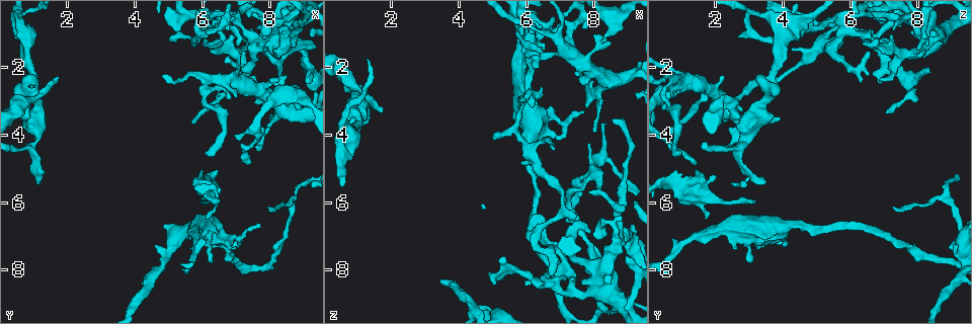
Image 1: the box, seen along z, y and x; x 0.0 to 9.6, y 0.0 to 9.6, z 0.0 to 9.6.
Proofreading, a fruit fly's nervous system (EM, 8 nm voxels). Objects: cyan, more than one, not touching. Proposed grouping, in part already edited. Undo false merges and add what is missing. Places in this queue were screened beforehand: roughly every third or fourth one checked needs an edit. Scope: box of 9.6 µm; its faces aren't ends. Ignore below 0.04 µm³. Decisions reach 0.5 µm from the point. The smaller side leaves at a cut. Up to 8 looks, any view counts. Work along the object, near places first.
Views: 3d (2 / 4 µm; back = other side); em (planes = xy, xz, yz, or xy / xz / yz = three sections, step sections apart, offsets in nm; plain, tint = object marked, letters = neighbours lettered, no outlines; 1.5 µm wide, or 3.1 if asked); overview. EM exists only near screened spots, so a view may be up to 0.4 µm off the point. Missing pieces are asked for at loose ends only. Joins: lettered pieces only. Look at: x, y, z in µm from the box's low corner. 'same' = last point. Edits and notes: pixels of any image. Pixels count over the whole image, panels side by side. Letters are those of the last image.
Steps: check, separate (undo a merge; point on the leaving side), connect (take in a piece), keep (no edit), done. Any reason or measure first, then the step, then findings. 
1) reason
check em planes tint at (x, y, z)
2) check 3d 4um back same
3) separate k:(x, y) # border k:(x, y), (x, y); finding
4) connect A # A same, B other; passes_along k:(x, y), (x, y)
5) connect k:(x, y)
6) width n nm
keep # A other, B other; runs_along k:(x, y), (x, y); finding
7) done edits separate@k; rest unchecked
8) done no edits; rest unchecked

branch stops here
check 3d 4um at (7.75, 6.75, 3.25)

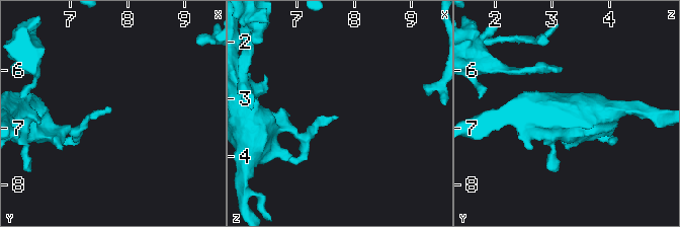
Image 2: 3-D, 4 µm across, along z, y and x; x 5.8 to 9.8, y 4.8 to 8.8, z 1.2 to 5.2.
check em yz step 4 letters at (7.75, 6.70, 3.25)

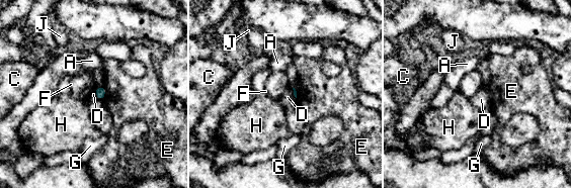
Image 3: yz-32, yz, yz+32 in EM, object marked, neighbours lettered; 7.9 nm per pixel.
cut it another way
check em planes letters same

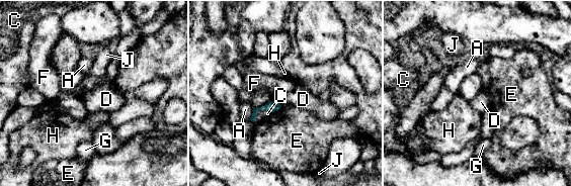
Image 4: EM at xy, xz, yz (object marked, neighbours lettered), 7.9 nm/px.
width 90 nm
keep # A other, C other, D other, E other, F other, G other, H other, J other; border 4:(275, 100), (282, 105); none of them fits

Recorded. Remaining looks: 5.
an open end
check em planes letters at (6.35, 5.25, 2.00)

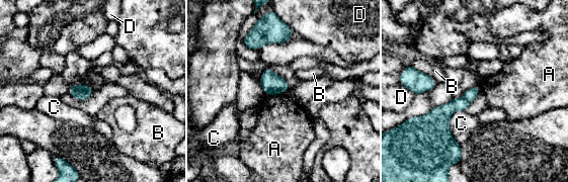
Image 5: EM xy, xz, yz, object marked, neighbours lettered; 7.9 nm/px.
keep # A other, B other, C other, D other; no lettered piece goes on from it

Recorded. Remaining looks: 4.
calibre changes
check em xy step 8 tint at (1.05, 2.90, 3.55)

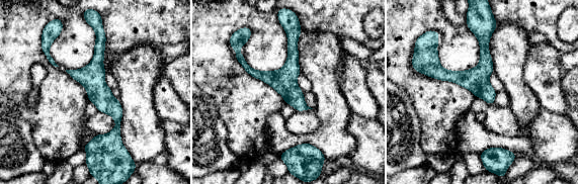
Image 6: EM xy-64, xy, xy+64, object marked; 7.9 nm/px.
see the neighbours
check em xy step 8 letters same

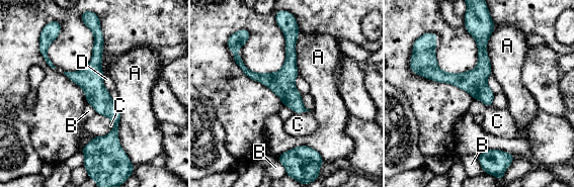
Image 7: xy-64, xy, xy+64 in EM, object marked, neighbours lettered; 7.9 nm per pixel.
keep # A other, B other, C other, D other; border 7:(86, 102), (96, 112); all the same cell

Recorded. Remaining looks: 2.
done no edits; rest unchecked

